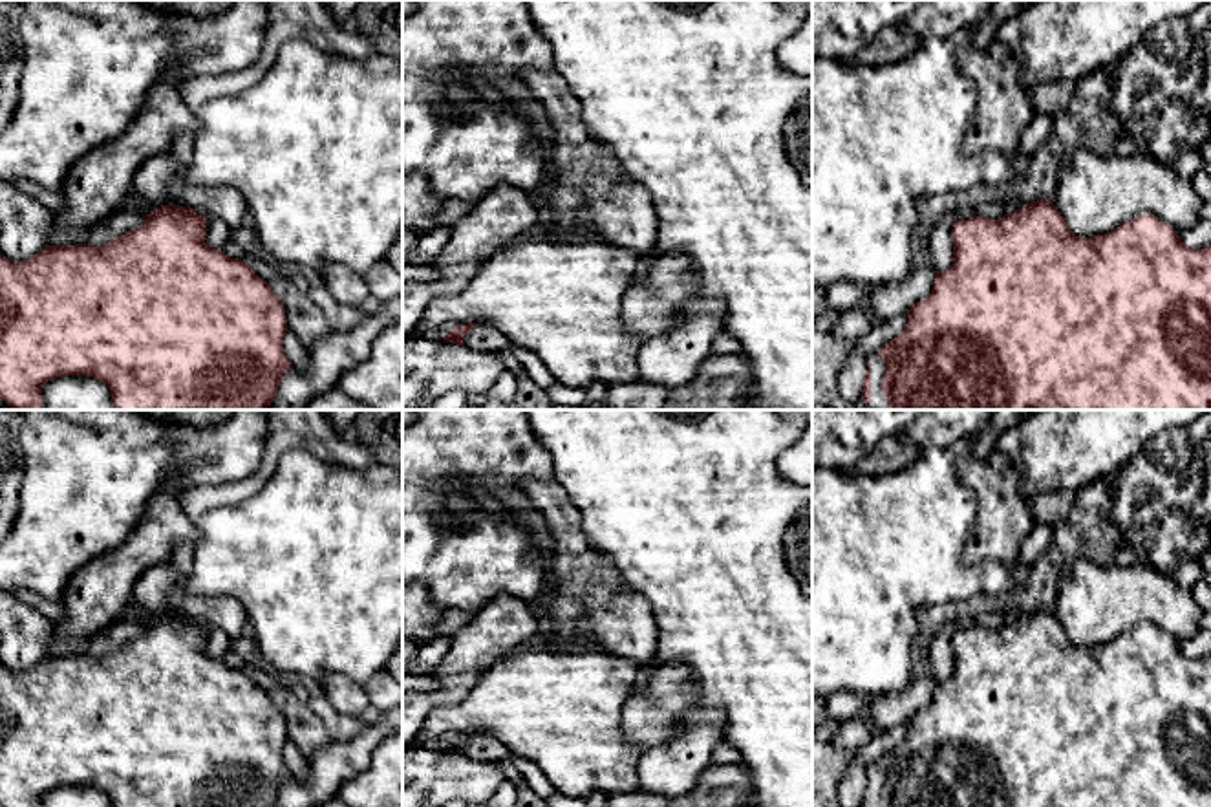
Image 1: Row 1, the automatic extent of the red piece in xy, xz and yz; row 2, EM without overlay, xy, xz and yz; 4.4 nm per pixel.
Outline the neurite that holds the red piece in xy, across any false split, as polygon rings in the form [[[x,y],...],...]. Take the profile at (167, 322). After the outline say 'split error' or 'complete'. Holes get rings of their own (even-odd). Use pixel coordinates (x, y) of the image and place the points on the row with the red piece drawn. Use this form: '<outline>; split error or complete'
[[[163,205],[145,216],[143,223],[121,238],[102,245],[48,245],[33,258],[11,262],[0,253],[0,397],[13,410],[40,410],[42,388],[62,375],[101,379],[112,393],[117,410],[256,410],[271,406],[291,362],[284,353],[287,331],[285,309],[269,284],[243,260],[227,256],[205,243],[207,218],[194,209]]]; complete

